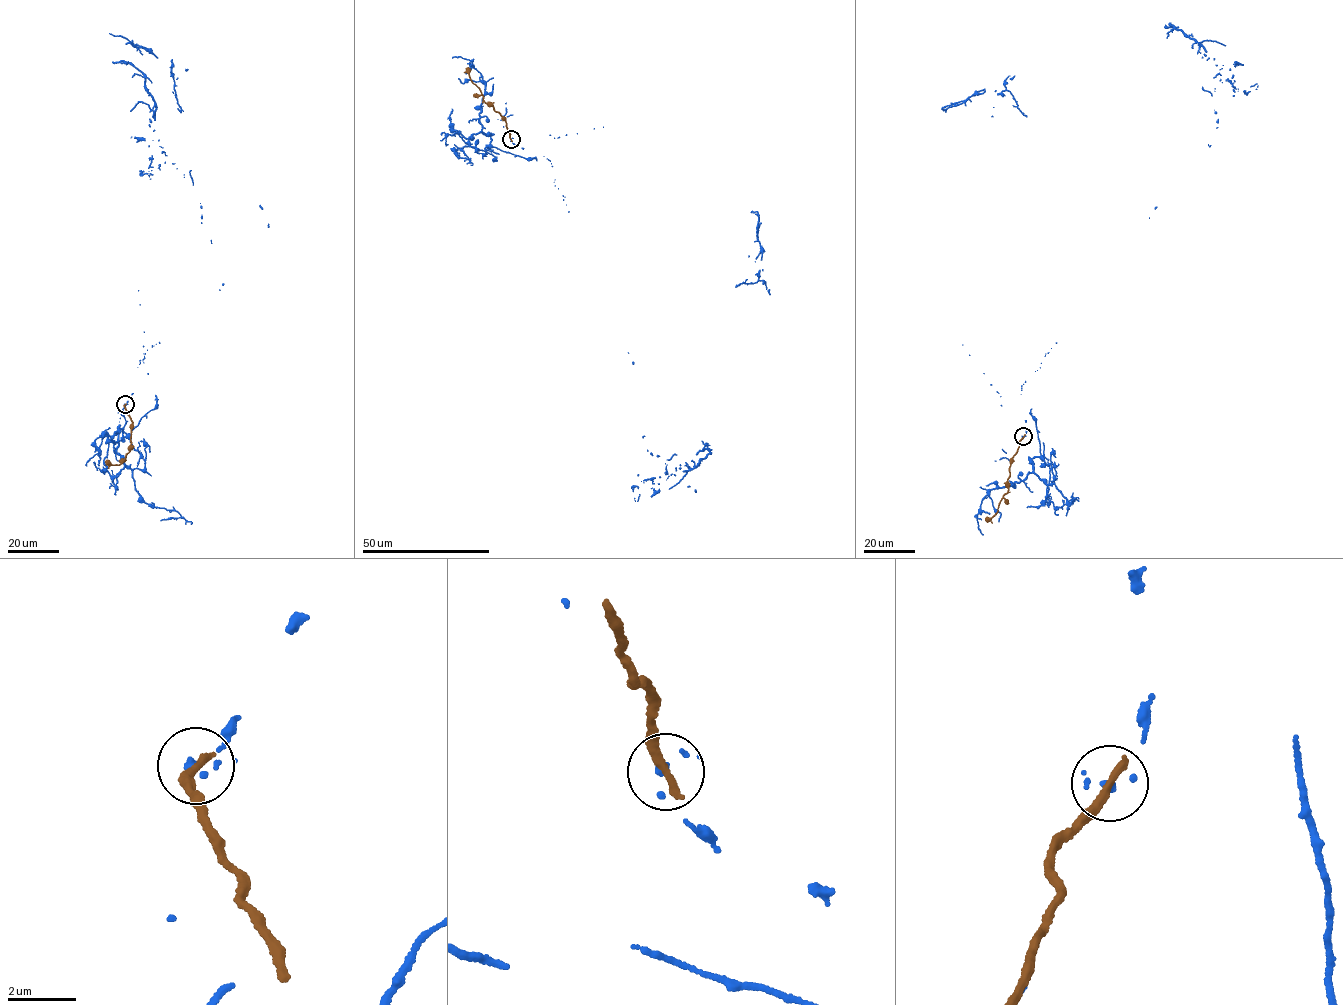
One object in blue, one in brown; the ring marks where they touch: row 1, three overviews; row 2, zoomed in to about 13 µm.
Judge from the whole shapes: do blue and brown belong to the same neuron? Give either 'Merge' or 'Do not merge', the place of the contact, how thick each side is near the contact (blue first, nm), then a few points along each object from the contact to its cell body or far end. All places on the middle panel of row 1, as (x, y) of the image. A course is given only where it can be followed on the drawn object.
Do not merge. Place: (511, 139). Thickness 160 nm (blue) against 320 nm. Course of blue: (510, 139), (503, 126), (490, 145), (553, 166), (667, 478), (709, 453), (761, 250), (751, 212). Course of brown: (510, 139), (506, 123), (482, 99), (467, 68)

